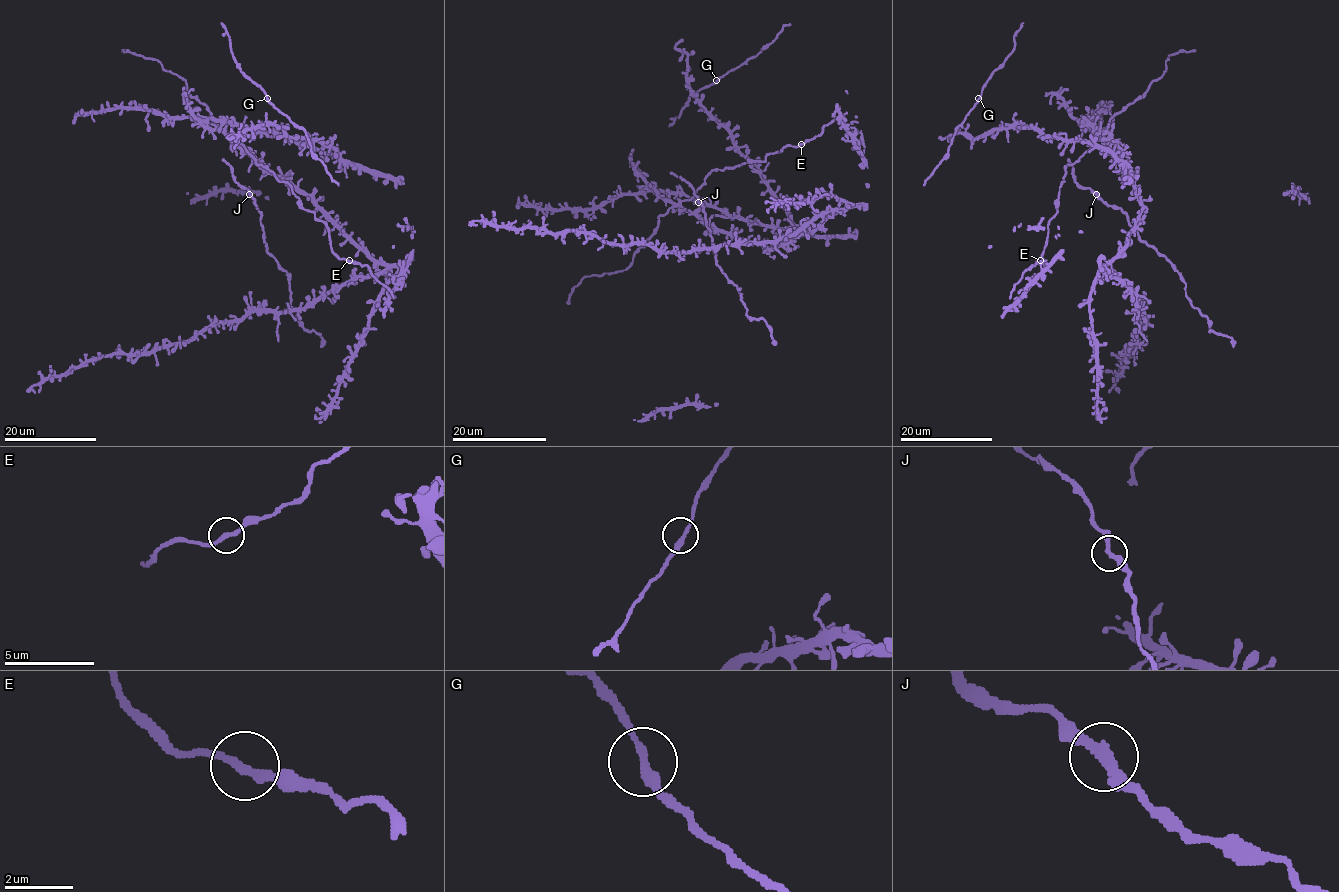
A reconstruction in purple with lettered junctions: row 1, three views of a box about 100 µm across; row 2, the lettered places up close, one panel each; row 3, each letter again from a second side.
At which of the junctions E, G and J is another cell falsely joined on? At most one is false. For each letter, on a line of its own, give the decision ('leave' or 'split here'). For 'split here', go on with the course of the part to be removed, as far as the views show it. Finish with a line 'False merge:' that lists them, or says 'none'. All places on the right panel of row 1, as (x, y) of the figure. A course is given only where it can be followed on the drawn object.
E: leave
G: leave
J: leave
False merge: none

